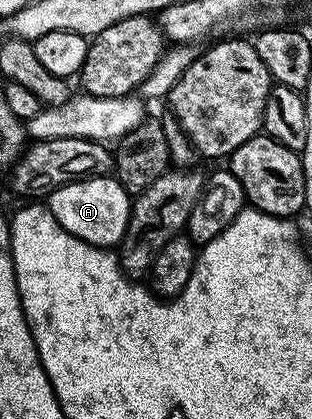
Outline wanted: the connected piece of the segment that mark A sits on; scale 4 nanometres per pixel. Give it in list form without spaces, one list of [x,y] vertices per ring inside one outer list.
[[[88,176],[50,192],[45,205],[66,232],[95,247],[111,249],[120,245],[128,227],[132,196],[114,176]]]

